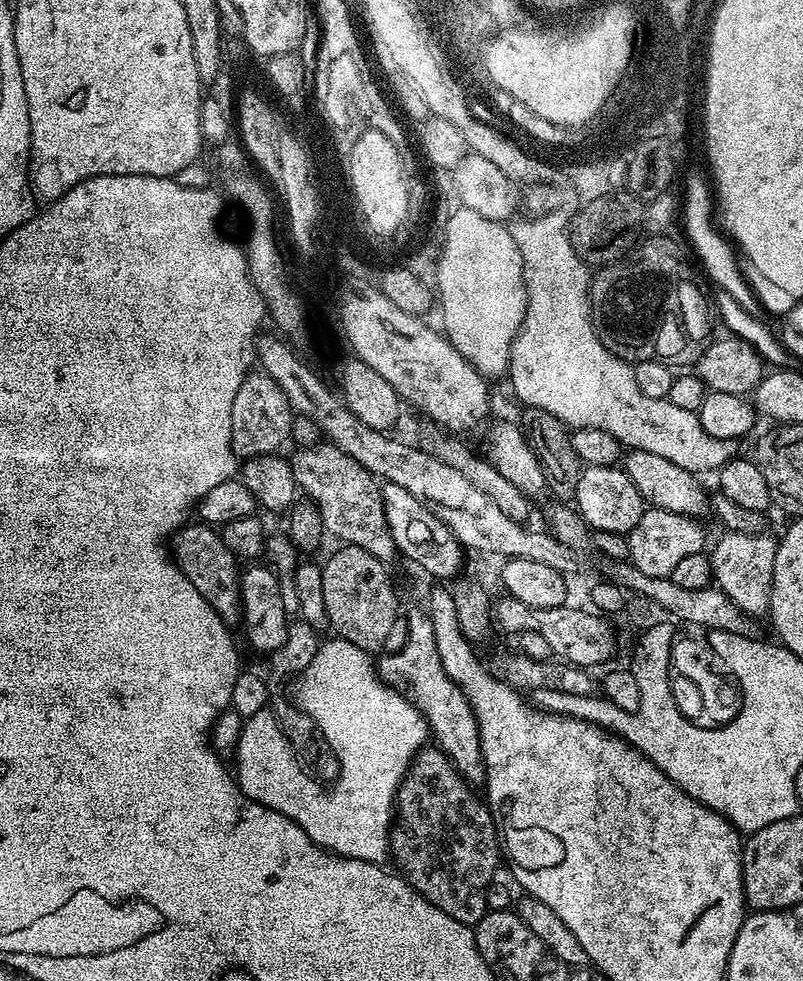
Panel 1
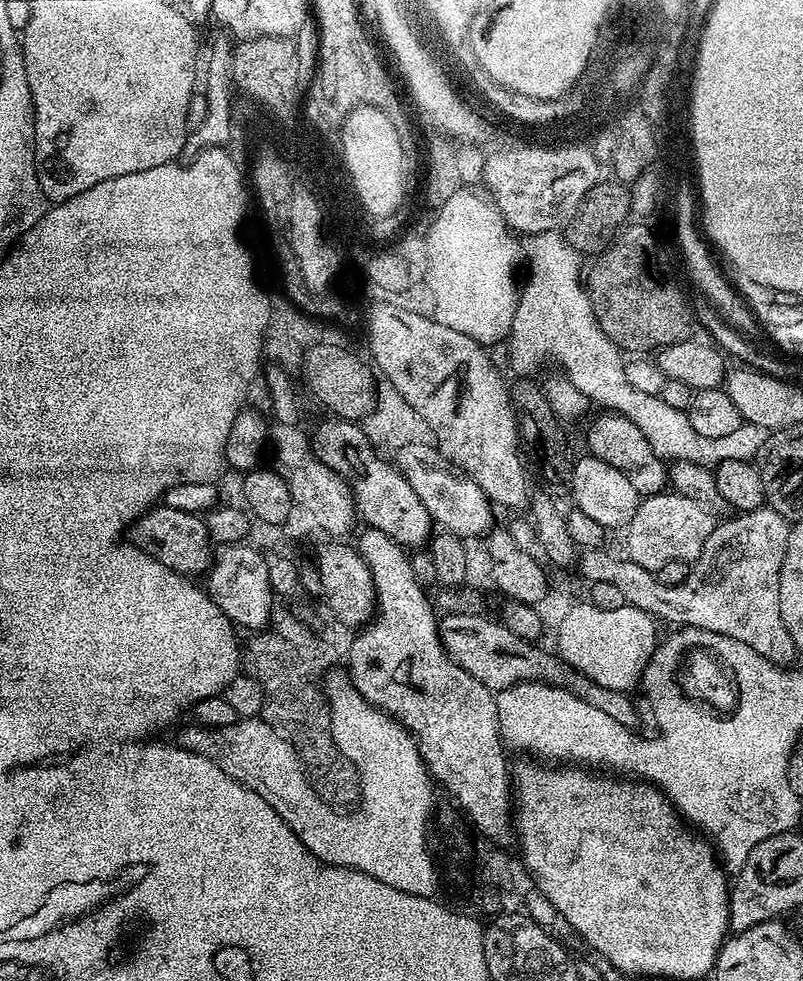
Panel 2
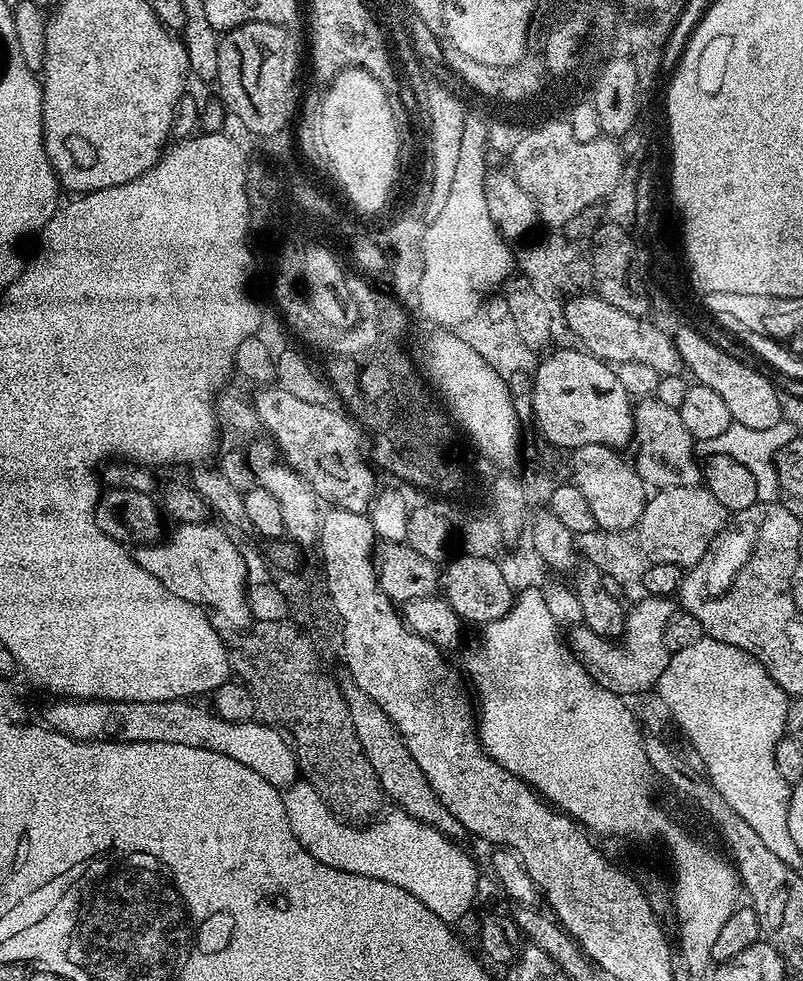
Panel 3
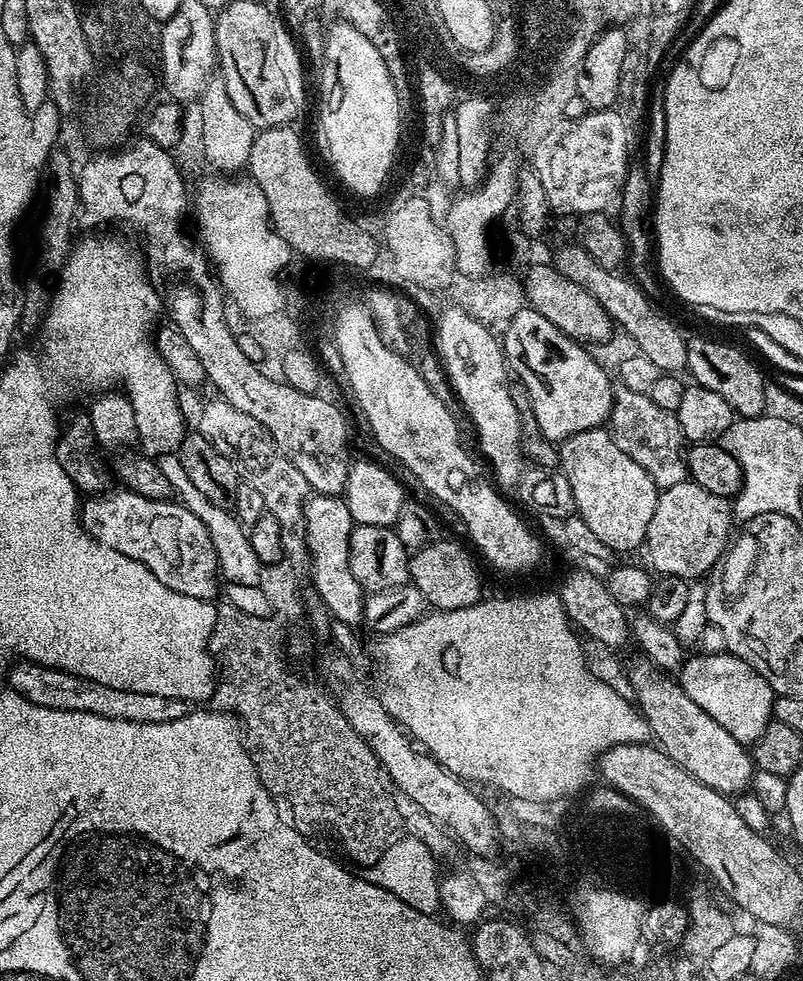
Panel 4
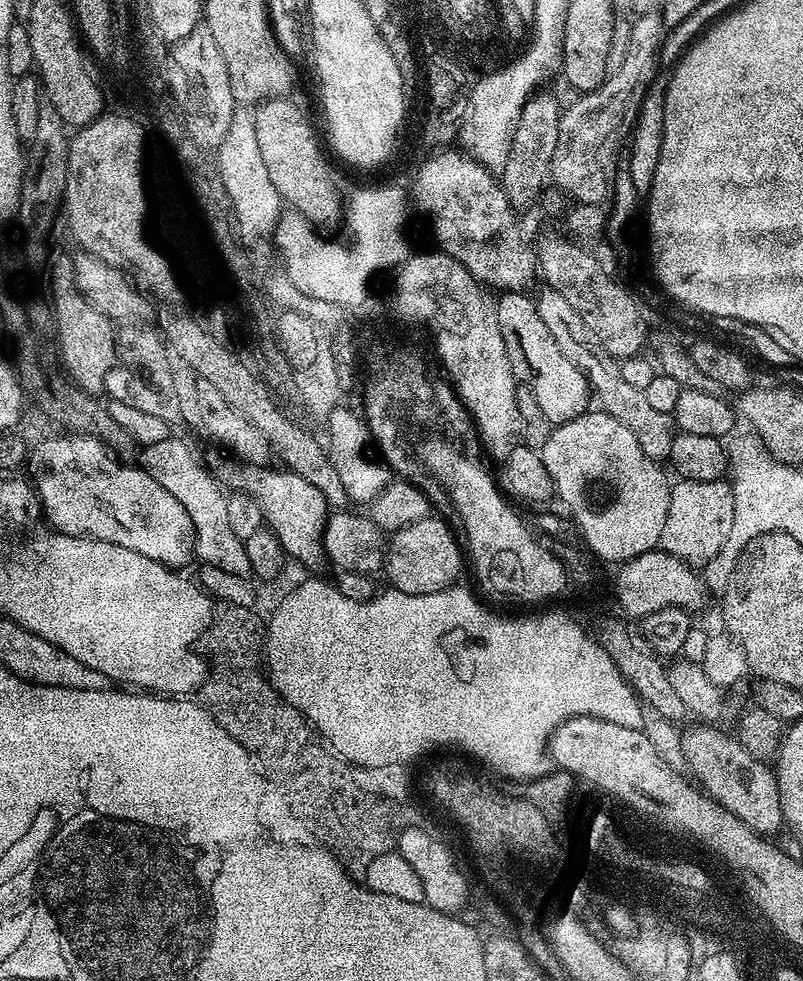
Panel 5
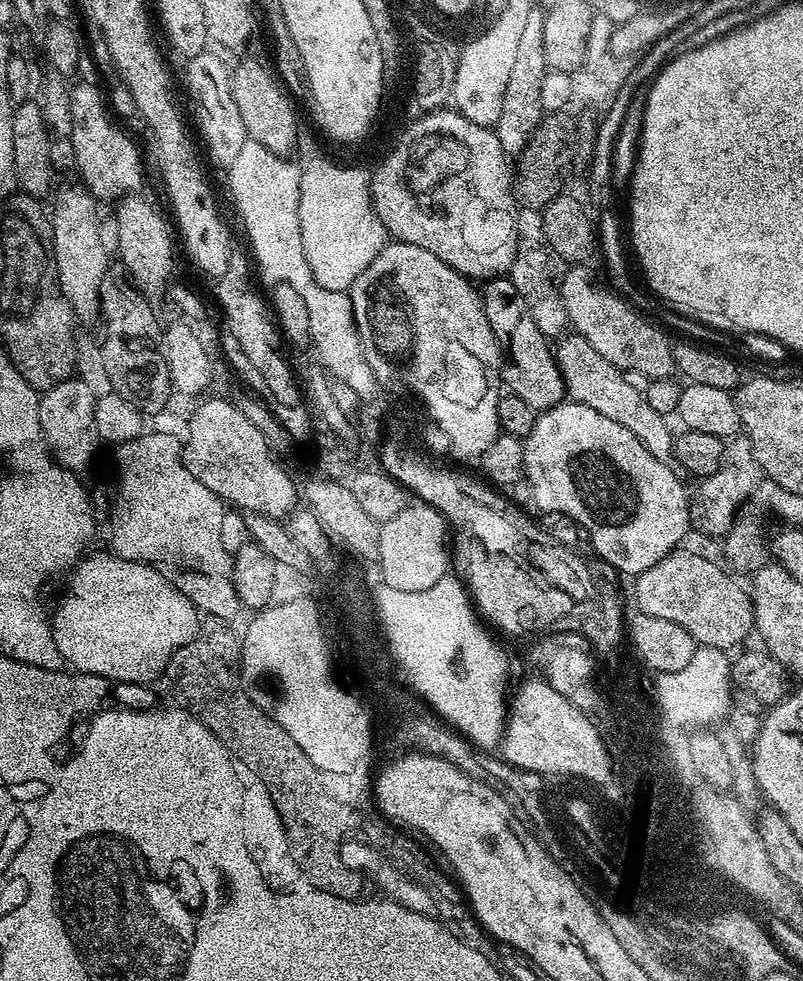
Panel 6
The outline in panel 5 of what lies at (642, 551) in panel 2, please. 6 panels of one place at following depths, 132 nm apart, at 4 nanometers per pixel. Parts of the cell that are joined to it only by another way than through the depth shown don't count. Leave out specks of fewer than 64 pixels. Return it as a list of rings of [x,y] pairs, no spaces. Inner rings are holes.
[[[677,479],[672,484],[672,509],[662,530],[659,547],[691,566],[703,566],[722,550],[734,530],[734,490],[727,479],[694,482]]]

